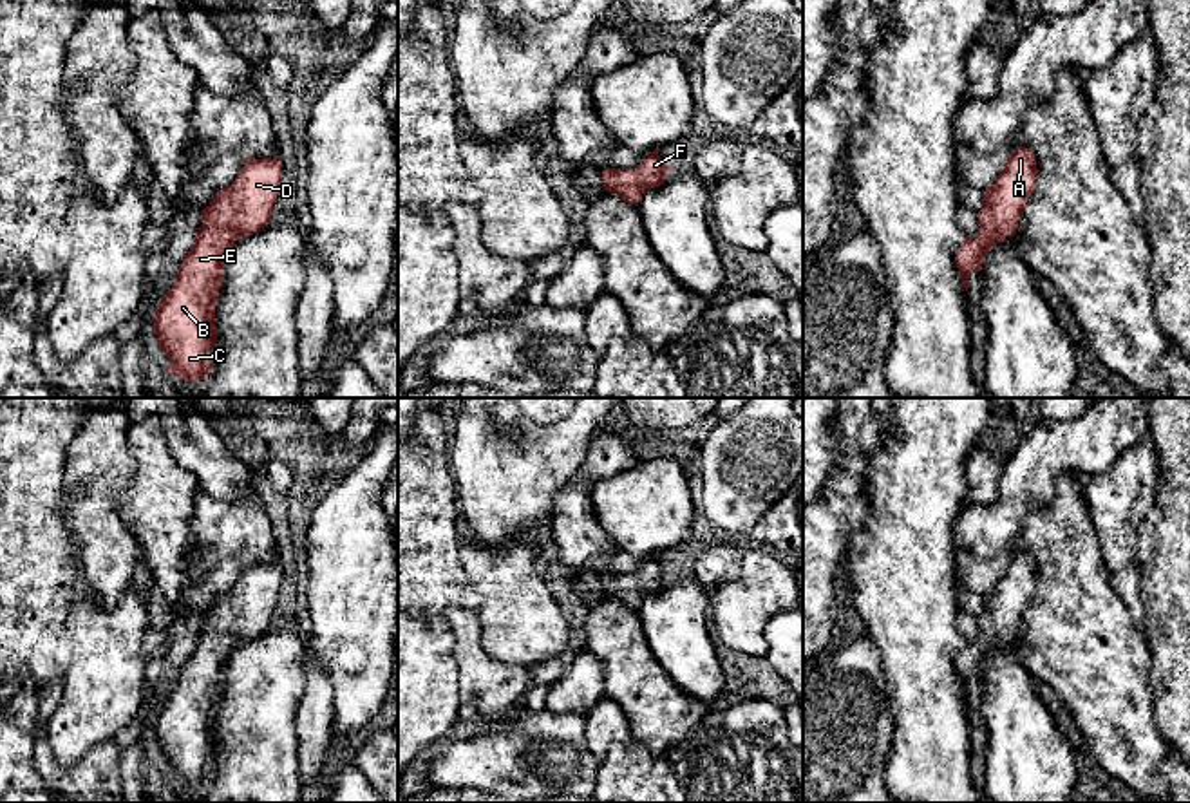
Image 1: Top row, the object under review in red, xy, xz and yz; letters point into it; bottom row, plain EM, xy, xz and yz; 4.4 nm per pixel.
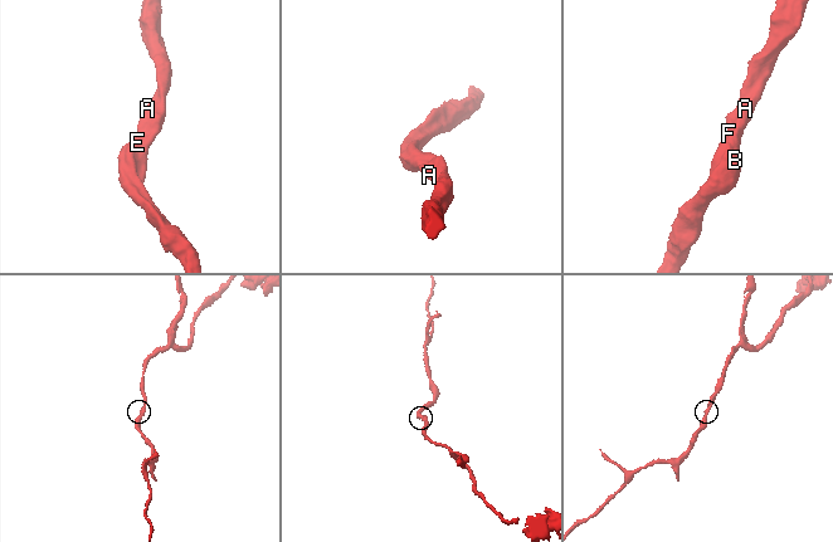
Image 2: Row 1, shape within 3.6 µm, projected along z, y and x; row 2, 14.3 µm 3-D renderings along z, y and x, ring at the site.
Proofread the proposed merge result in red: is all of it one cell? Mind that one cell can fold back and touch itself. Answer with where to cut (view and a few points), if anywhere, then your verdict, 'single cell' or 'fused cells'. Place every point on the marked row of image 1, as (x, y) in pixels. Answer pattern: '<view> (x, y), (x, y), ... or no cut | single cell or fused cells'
no cut | single cell

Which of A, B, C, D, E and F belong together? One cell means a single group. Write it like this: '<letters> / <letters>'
A B C D E F

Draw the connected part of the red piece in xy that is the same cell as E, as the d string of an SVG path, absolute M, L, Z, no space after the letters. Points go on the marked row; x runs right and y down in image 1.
M280 157L246 159L237 179L219 190L203 210L203 226L179 266L175 282L161 298L152 320L157 342L168 358L168 373L195 383L208 380L217 347L215 304L224 280L224 266L237 239L250 237L268 226L282 181Z

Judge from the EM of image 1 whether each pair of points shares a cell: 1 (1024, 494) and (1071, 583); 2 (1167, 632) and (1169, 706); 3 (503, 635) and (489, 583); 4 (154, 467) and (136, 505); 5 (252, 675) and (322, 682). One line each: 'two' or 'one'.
1: two
2: one
3: one
4: one
5: two

